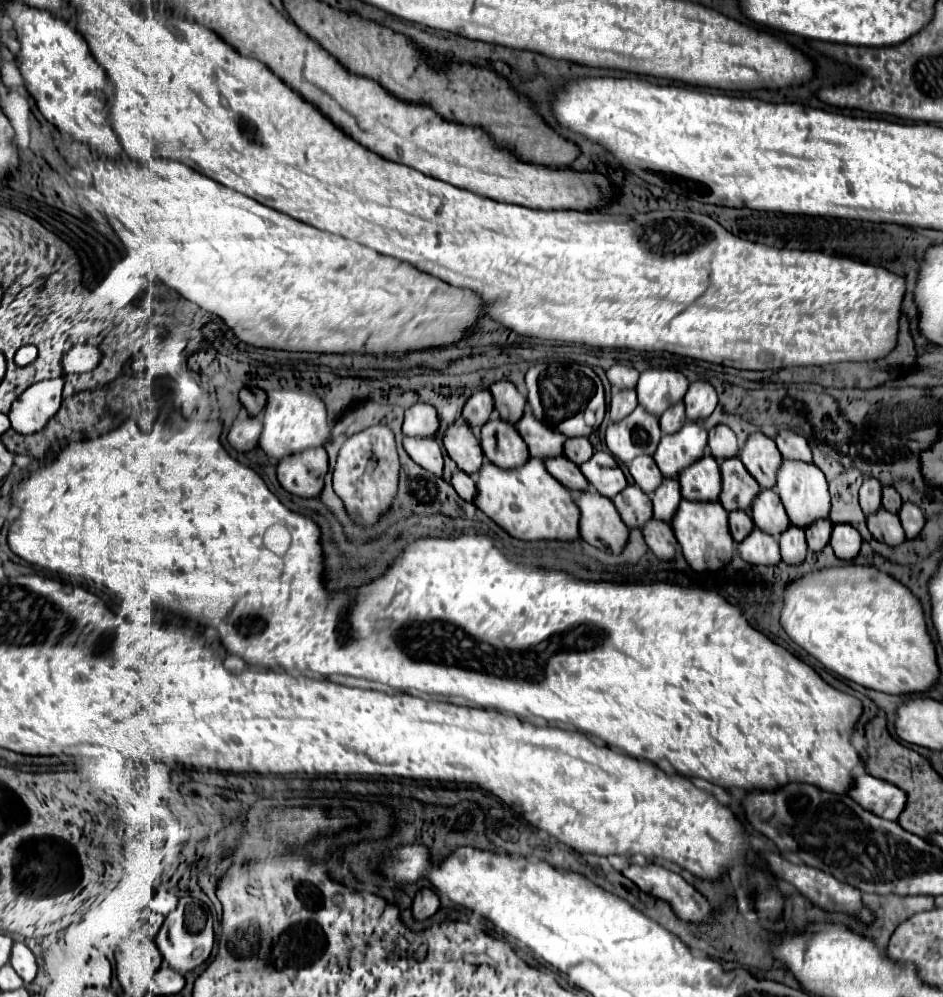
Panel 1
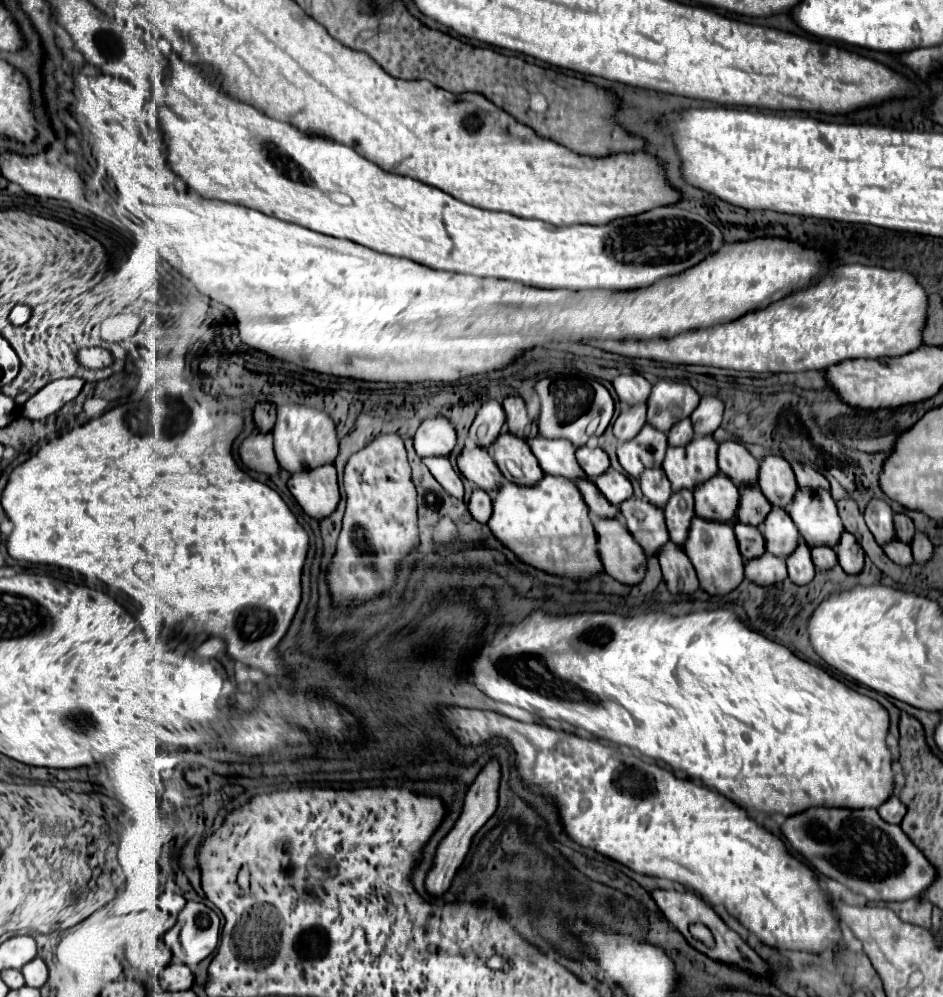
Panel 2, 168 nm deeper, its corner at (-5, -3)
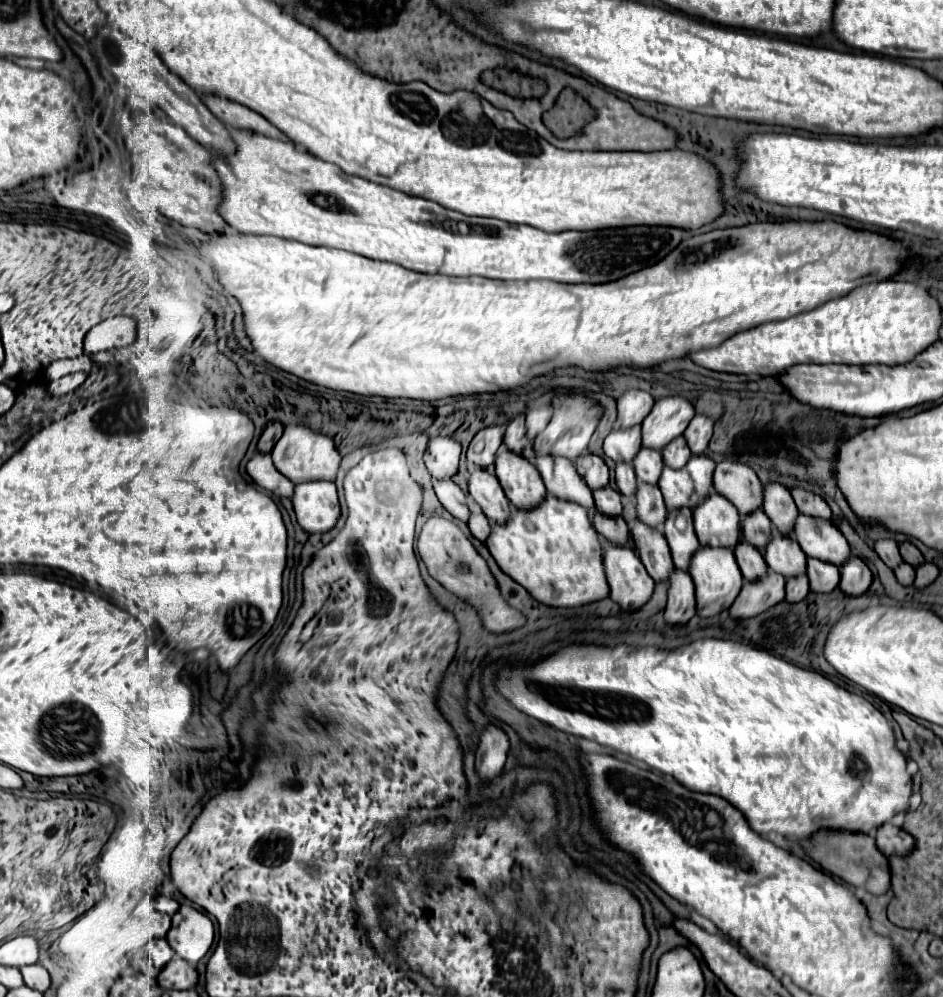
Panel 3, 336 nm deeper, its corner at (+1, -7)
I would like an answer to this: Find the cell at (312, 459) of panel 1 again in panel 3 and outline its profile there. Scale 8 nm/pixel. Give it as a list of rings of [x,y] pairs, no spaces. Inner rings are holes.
[[[334,482],[298,484],[292,504],[300,528],[308,534],[326,534],[340,518],[340,502]]]

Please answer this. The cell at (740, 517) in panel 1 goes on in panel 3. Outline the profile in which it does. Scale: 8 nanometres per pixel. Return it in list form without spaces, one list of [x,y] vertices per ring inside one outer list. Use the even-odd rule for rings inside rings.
[[[744,540],[734,548],[734,556],[744,574],[744,580],[760,580],[762,576],[768,574],[768,564],[764,556]]]

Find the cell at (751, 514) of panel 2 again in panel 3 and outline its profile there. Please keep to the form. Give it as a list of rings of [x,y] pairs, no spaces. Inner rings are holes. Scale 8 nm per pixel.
[[[754,512],[754,516],[746,516],[742,520],[742,538],[754,548],[766,548],[770,542],[770,520],[764,512]]]

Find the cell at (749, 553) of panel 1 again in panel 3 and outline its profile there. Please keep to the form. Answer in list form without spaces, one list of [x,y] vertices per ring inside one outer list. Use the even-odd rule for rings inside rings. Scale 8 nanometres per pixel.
[[[768,572],[768,576],[764,576],[762,580],[744,582],[740,596],[736,598],[736,602],[728,612],[736,620],[746,620],[766,612],[768,608],[776,606],[782,600],[784,600],[784,576]]]

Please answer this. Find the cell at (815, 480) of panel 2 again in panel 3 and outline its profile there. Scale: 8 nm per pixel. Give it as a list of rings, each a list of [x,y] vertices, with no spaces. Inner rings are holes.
[[[796,488],[796,490],[792,490],[792,498],[794,498],[800,514],[806,514],[806,516],[812,516],[812,518],[826,518],[826,520],[832,518],[828,504],[820,496]]]

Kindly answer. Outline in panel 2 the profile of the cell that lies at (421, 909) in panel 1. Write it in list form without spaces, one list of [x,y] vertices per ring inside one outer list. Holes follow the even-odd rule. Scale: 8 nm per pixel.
[[[490,762],[480,772],[480,776],[474,780],[474,784],[468,788],[460,818],[456,820],[452,830],[444,836],[444,840],[438,844],[438,850],[436,850],[436,856],[434,856],[434,864],[432,864],[432,868],[430,868],[428,876],[426,876],[426,892],[428,894],[442,896],[450,888],[456,870],[462,866],[462,862],[464,862],[464,858],[466,858],[466,854],[470,850],[472,838],[488,822],[488,818],[494,814],[494,810],[498,806],[498,780],[500,780],[500,768],[498,768],[496,762]]]

